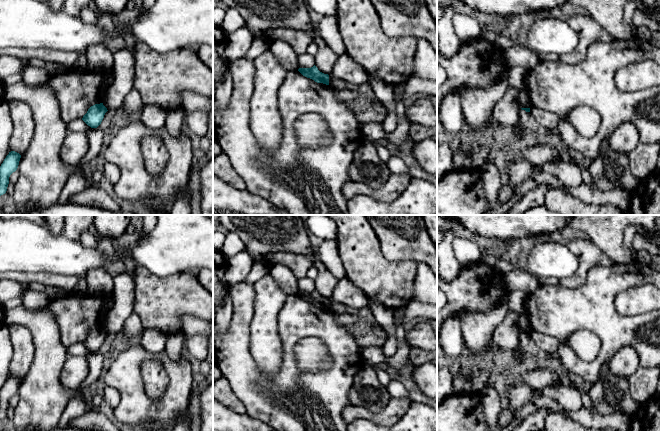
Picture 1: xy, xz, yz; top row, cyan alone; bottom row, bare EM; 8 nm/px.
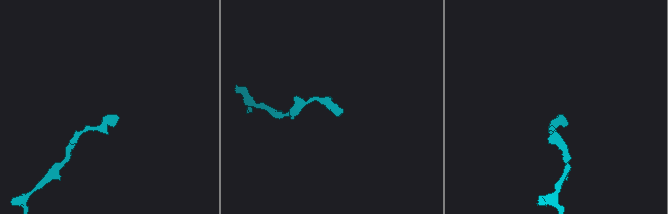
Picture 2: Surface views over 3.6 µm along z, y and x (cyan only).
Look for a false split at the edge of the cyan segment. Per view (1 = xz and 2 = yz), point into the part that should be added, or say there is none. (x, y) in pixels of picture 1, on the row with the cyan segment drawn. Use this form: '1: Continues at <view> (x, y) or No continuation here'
1: No continuation here
2: No continuation here

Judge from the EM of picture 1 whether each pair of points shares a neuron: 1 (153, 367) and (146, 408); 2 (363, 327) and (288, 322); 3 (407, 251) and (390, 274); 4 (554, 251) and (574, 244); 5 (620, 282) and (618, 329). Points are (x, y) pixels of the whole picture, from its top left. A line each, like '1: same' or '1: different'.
1: different
2: different
3: different
4: different
5: same

